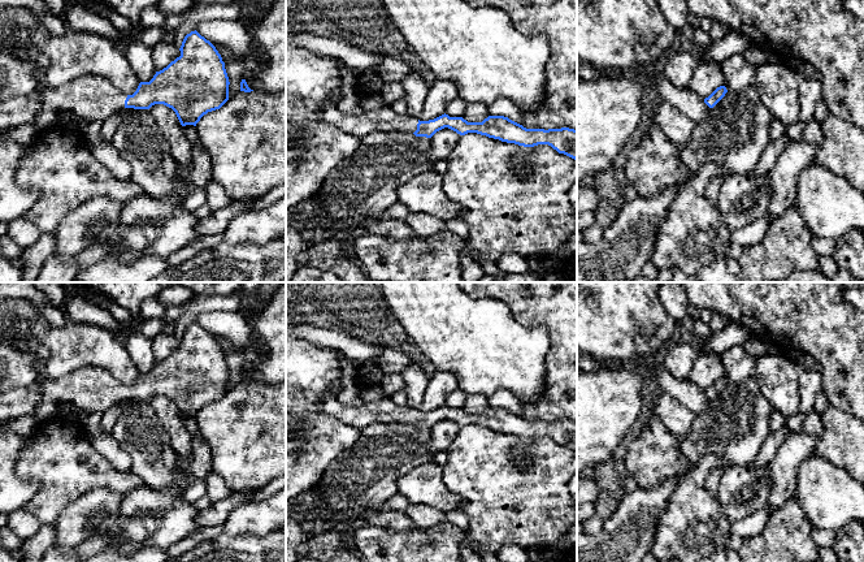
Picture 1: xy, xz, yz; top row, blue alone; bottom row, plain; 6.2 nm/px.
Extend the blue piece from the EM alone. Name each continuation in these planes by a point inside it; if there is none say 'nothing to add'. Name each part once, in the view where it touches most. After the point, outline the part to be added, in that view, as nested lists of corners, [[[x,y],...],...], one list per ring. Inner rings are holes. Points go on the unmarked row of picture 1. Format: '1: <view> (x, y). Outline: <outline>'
1: xz (382, 411). Outline: [[[327,395],[322,398],[321,407],[324,412],[334,415],[360,431],[372,424],[403,423],[413,425],[418,415],[418,410],[407,405],[398,406],[388,397],[357,406],[346,406],[335,395]]]

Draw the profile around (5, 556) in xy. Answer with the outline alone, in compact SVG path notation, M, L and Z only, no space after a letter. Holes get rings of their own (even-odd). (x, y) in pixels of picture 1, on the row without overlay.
M0 545L0 562L22 562L22 553L21 550L6 550L4 546Z

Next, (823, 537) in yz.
M813 528L812 537L819 548L832 548L835 542L837 533L832 529Z

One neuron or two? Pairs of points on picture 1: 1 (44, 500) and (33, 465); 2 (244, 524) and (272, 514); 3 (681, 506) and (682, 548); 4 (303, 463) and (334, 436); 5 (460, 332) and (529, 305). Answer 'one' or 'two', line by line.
1: one
2: one
3: one
4: one
5: two

